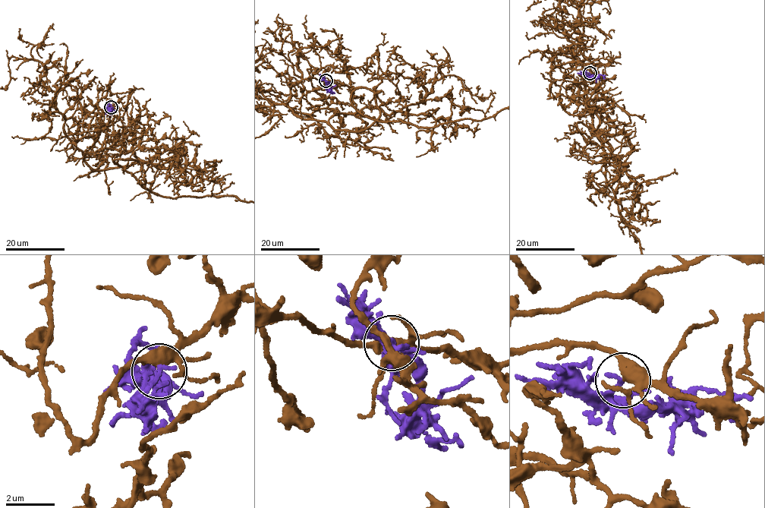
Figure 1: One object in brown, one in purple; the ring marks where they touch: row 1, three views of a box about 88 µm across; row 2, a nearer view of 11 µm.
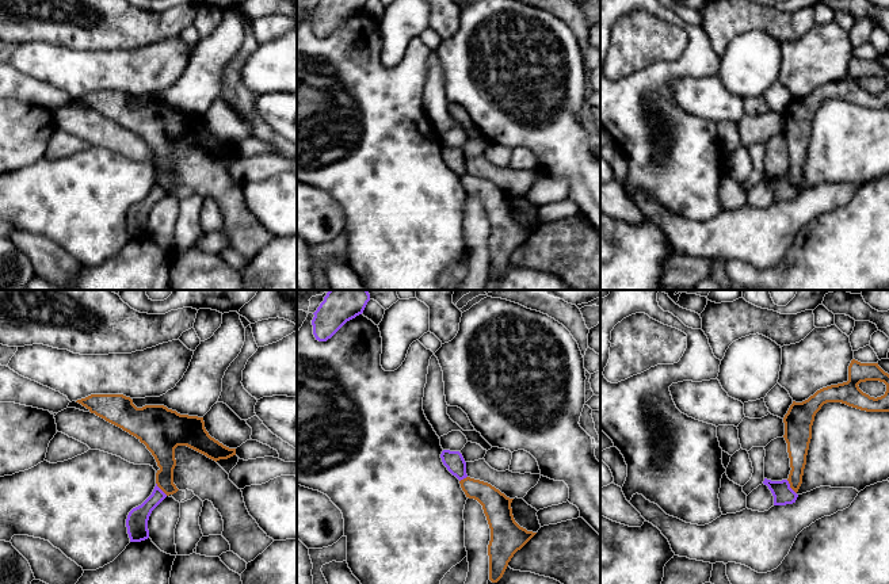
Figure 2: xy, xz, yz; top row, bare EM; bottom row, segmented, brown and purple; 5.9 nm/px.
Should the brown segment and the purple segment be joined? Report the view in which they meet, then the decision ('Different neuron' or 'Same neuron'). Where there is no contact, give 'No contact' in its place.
Touches brown in yz. Different neuron

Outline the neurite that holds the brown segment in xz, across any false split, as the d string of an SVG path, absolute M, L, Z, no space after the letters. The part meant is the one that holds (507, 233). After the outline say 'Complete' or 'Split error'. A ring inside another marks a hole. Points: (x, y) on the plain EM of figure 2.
M470 173L461 176L459 180L466 194L474 195L482 202L491 225L489 276L497 279L514 251L537 229L527 228L515 218L511 205L514 195L507 194L491 180Z. Complete

